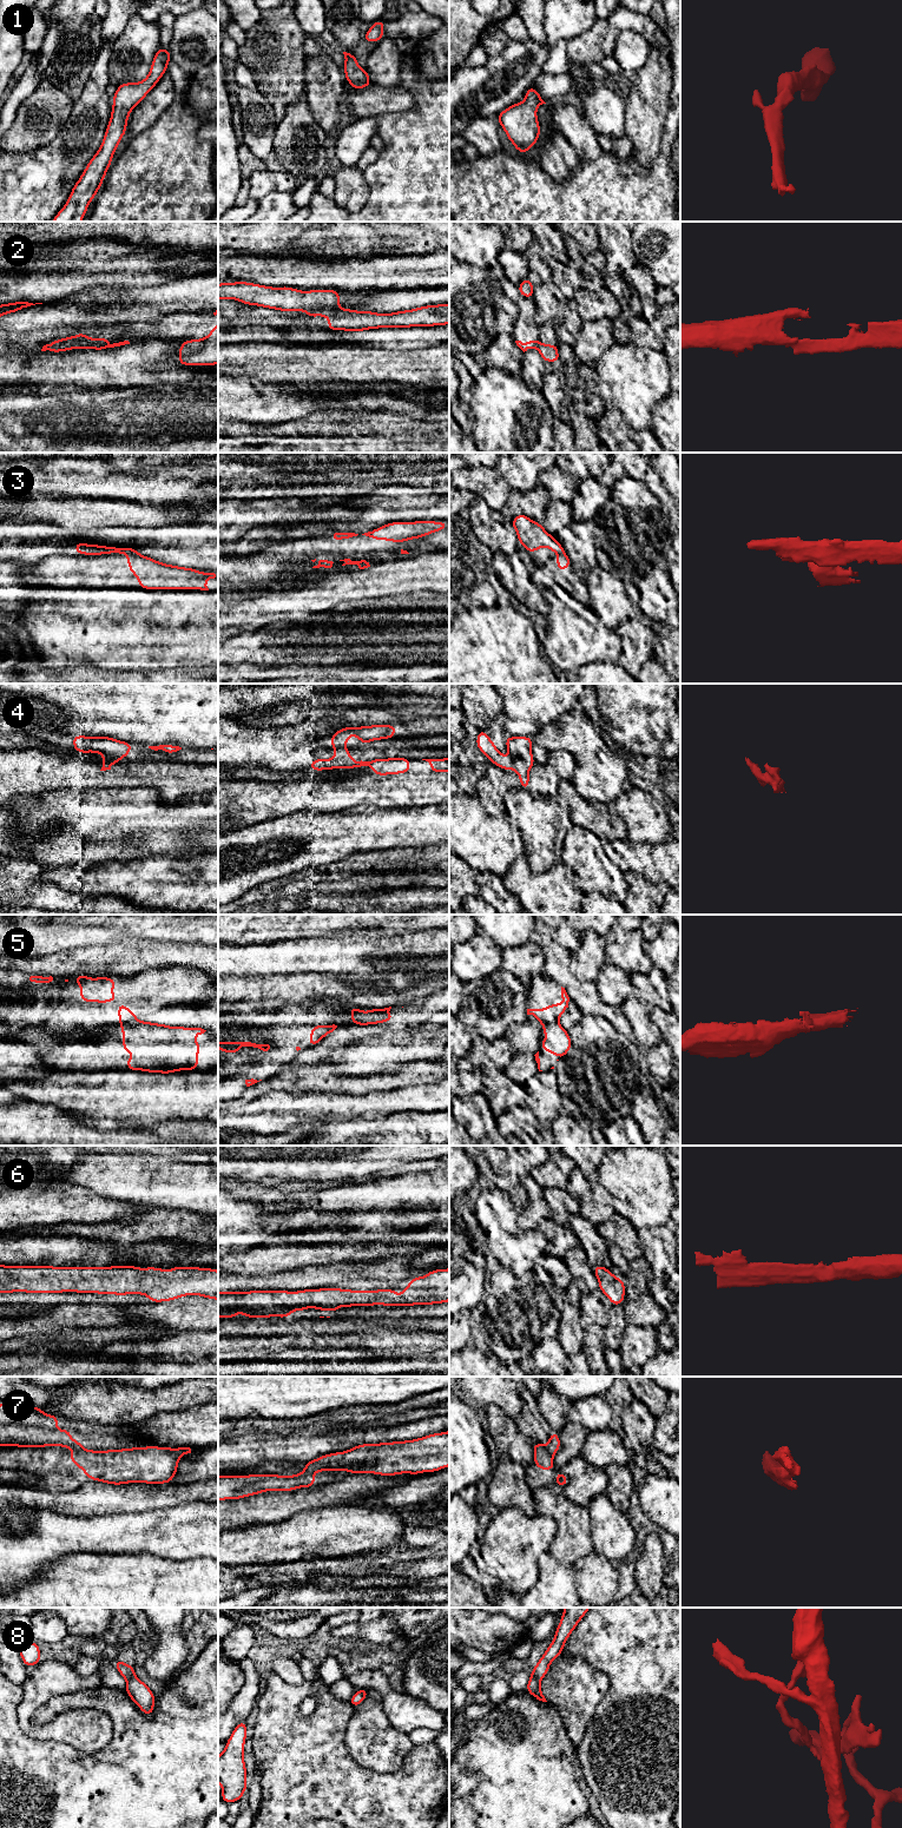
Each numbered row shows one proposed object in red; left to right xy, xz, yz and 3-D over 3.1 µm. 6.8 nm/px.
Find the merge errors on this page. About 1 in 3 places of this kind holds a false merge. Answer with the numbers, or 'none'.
2, 3, 4, 5, 7, 8

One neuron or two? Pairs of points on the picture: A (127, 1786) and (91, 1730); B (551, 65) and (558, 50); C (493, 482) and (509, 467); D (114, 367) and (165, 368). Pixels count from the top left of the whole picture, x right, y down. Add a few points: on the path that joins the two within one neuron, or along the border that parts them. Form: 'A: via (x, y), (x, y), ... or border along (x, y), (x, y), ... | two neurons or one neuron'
A: border along (113, 1722), (101, 1748), (76, 1750) | two neurons
B: via (554, 61), (557, 53) | one neuron
C: border along (501, 476), (509, 484) | two neurons
D: via (127, 367), (152, 367) | one neuron

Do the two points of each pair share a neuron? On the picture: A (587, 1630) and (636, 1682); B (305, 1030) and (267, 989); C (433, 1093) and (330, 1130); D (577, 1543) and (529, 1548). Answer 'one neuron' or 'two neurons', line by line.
A: one neuron
B: two neurons
C: two neurons
D: two neurons

